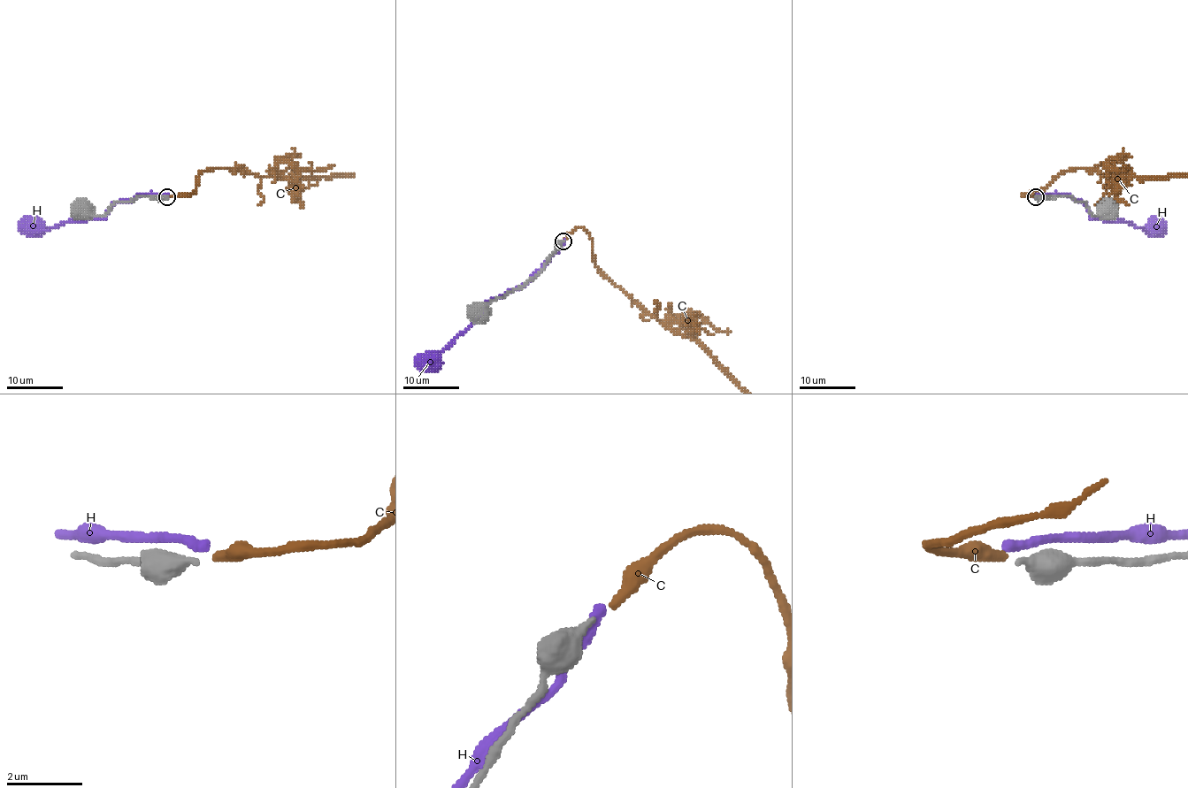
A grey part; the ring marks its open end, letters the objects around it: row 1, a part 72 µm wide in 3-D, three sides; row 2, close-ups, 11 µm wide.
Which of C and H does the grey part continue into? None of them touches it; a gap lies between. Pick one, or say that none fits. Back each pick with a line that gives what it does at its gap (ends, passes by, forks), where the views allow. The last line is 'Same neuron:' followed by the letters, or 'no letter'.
Same neuron: no letter

